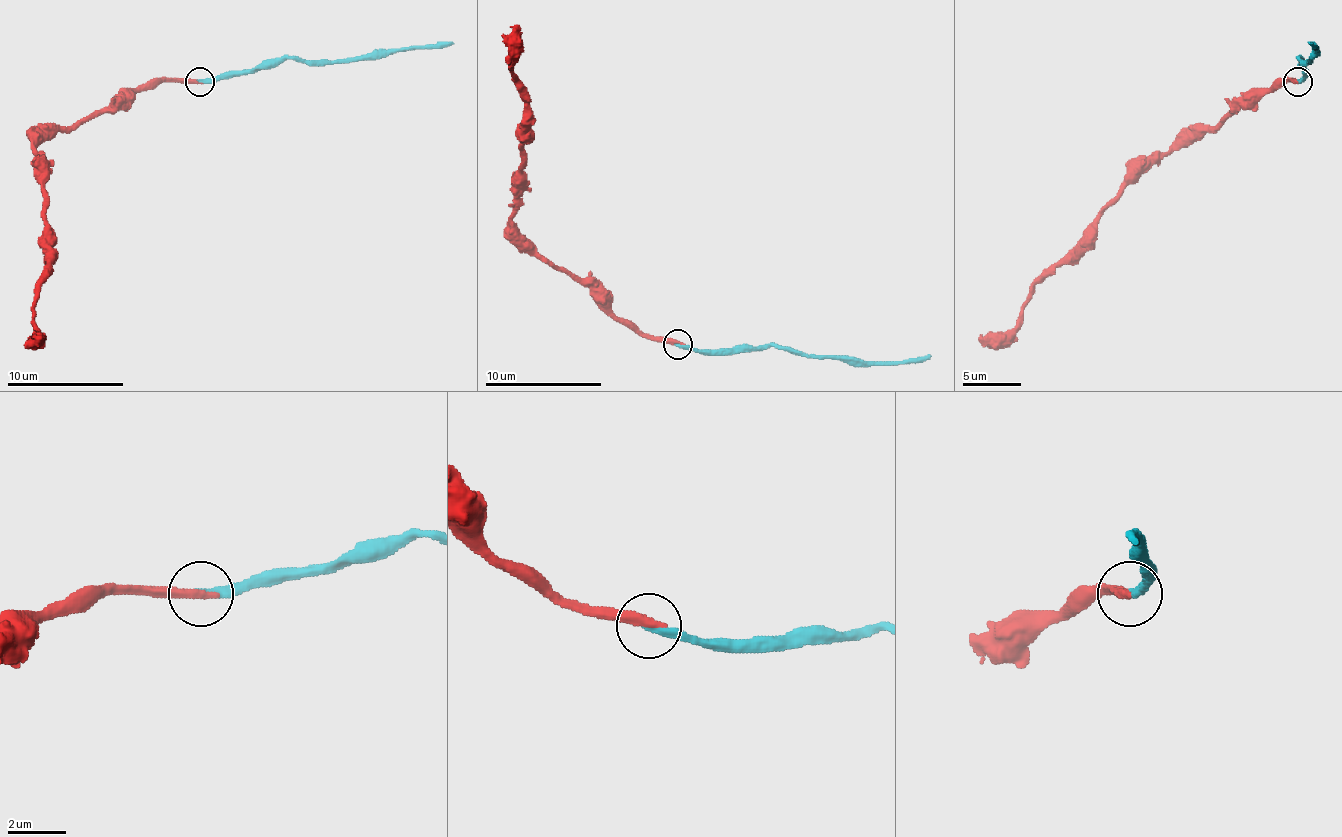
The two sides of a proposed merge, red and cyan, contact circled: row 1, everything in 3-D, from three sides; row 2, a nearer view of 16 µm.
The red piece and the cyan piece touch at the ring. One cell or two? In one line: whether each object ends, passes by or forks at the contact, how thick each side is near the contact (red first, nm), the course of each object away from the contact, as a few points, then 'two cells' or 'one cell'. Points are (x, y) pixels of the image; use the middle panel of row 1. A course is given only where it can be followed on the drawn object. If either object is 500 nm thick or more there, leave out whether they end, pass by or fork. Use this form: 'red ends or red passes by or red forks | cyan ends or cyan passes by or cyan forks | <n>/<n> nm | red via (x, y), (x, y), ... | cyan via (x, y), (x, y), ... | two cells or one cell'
red ends | cyan ends | 360/260 nm | red via (677, 345), (639, 336), (586, 287), (554, 269), (511, 220), (525, 91), (511, 62), (516, 24) | cyan via (677, 345), (732, 351), (764, 345), (866, 362), (918, 362), (930, 354) | one cell

